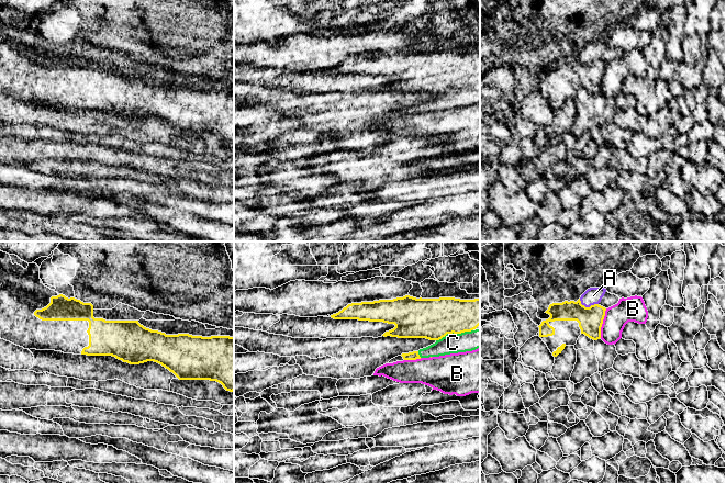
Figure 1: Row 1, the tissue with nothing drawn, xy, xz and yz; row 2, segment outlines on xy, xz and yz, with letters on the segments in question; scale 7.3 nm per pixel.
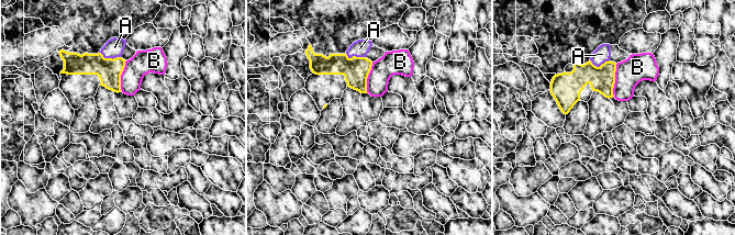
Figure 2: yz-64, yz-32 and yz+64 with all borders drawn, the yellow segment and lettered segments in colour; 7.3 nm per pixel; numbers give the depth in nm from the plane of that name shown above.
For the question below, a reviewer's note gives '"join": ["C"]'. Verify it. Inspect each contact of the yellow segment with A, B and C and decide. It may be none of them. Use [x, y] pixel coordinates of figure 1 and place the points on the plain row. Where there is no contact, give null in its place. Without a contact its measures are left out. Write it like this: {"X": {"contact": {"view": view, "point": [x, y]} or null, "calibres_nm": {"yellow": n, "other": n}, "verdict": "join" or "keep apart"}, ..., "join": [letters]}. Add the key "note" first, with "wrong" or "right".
{"note": "right", "A": {"contact": {"view": "yz", "point": [588, 62]}, "calibres_nm": {"yellow": 180, "other": 130}, "verdict": "keep apart"}, "B": {"contact": {"view": "yz", "point": [602, 77]}, "calibres_nm": {"yellow": 180, "other": 180}, "verdict": "keep apart"}, "C": {"contact": {"view": "xz", "point": [454, 87]}, "calibres_nm": {"yellow": 300, "other": 140}, "verdict": "join"}, "join": ["C"]}

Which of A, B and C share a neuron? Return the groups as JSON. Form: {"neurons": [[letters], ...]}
{"neurons": [["A"], ["B"], ["C"]]}

